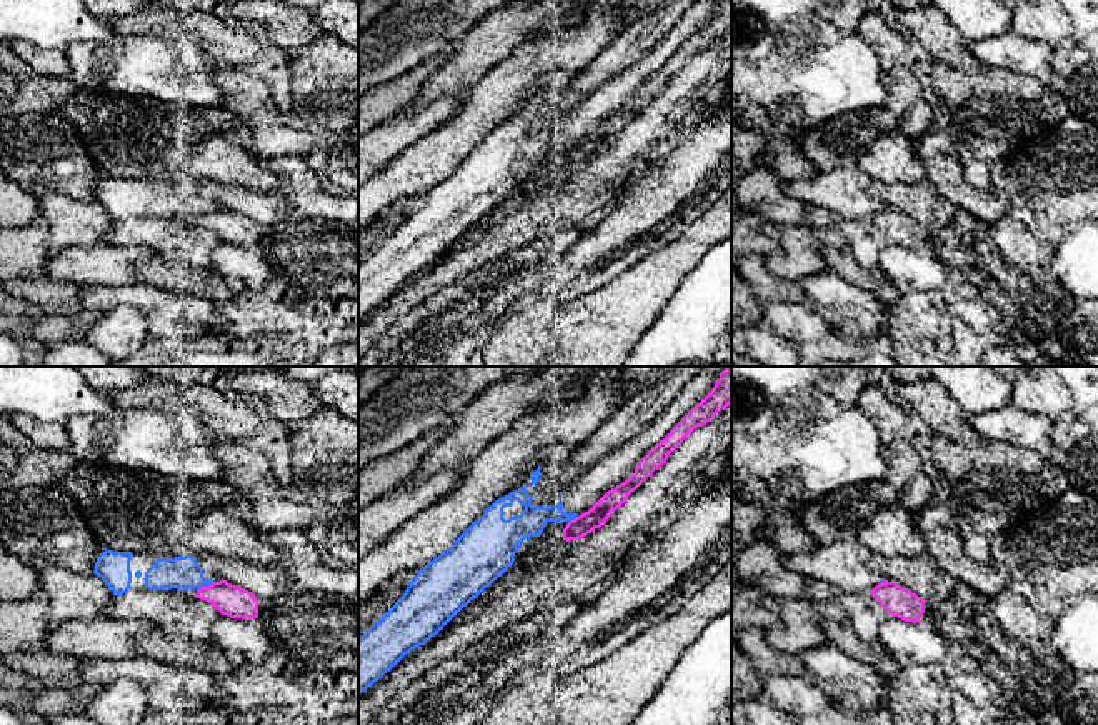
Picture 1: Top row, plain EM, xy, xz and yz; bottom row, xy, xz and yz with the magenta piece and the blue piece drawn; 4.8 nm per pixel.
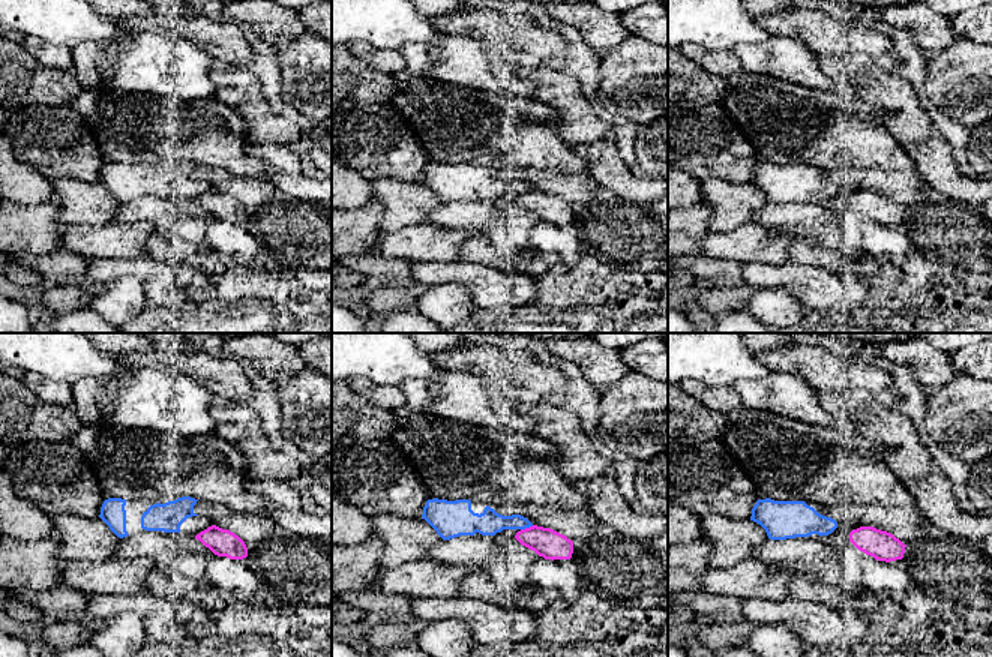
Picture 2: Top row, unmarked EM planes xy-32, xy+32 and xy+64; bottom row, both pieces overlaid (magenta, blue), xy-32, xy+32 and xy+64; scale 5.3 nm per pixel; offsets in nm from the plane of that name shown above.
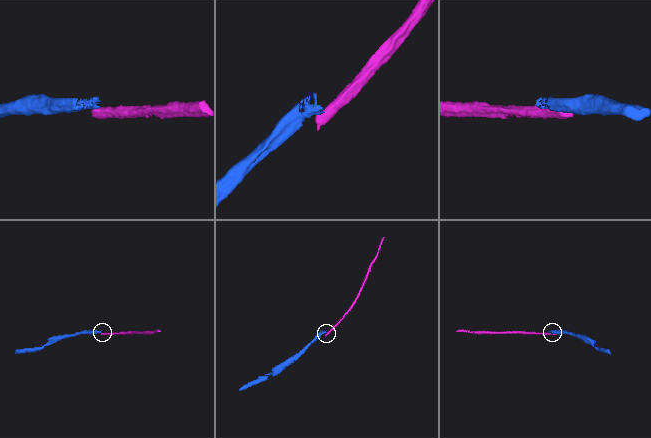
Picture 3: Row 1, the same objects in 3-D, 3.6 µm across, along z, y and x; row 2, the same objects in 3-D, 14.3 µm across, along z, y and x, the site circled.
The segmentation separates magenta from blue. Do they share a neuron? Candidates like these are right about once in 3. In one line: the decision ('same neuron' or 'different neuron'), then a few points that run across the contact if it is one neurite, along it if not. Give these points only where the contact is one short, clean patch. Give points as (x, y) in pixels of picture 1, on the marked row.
different neuron | xy (214, 582), (199, 589)

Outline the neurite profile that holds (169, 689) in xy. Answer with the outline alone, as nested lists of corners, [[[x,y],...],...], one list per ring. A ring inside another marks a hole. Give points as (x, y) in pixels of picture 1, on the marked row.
[[[143,657],[123,660],[83,660],[80,668],[85,687],[97,690],[118,680],[135,680],[155,712],[197,712],[222,702],[218,673],[182,668]]]

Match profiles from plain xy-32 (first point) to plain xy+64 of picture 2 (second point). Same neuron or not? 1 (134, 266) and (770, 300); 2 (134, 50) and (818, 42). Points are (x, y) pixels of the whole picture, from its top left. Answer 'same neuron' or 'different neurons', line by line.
1: different neurons
2: different neurons

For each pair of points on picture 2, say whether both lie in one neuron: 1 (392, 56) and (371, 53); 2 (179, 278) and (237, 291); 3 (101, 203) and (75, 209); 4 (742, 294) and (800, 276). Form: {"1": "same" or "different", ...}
{"1": "same", "2": "different", "3": "same", "4": "different"}

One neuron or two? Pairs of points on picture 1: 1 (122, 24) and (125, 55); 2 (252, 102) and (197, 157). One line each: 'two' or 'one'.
1: two
2: two

